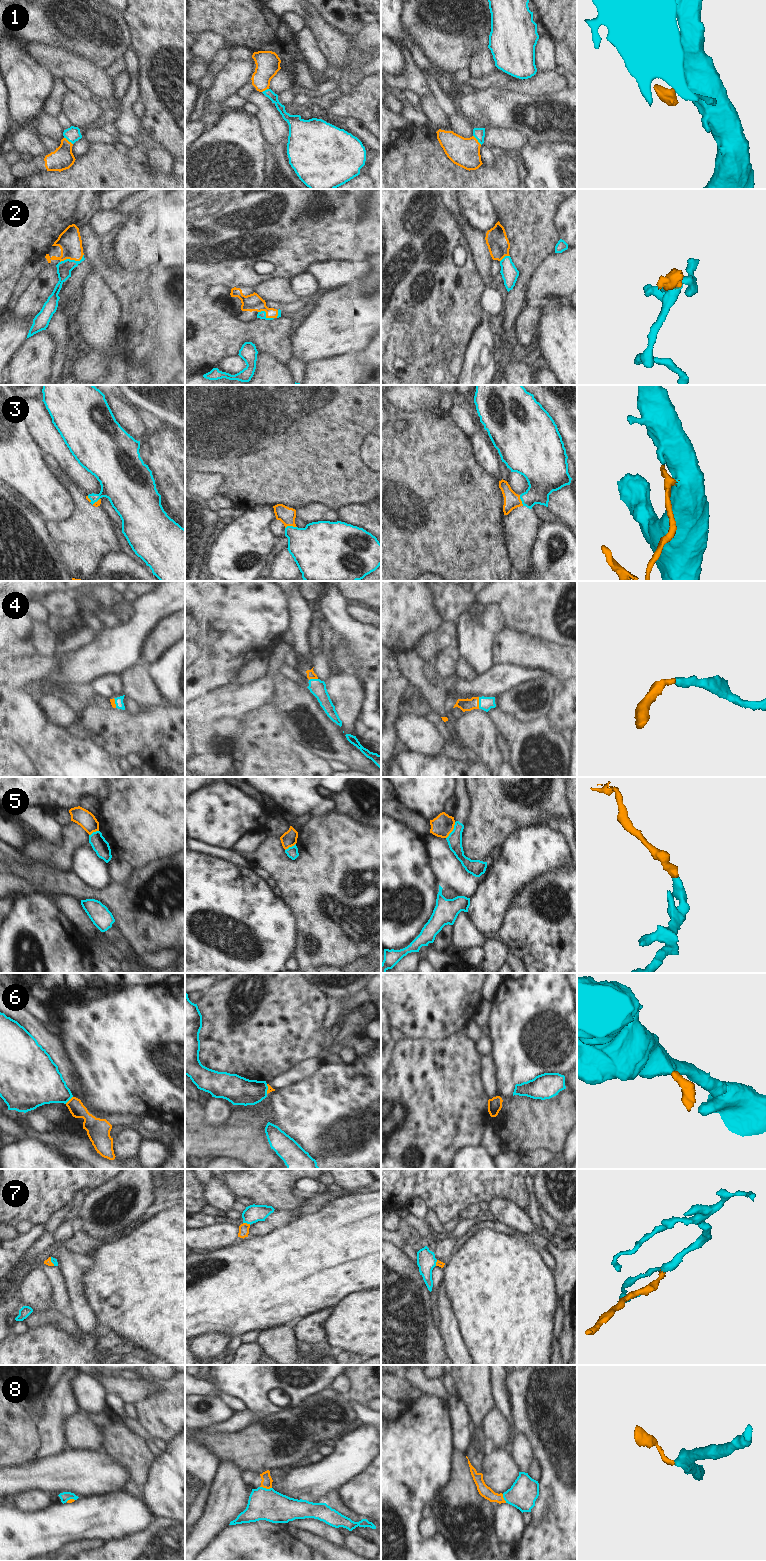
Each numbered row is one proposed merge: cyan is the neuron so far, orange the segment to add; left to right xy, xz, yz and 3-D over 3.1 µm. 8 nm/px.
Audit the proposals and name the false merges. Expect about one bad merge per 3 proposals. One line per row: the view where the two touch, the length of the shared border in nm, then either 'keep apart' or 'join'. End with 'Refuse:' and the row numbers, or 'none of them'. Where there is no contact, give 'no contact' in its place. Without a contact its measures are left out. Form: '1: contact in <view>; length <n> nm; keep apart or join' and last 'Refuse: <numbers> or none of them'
1: contact in yz; length 100 nm; join
2: contact in xy; length 200 nm; join
3: contact in xz; length 100 nm; join
4: contact in yz; length 90 nm; join
5: contact in yz; length 150 nm; keep apart
6: contact in xy; length 90 nm; keep apart
7: contact in xz; length 70 nm; join
8: contact in xz; length 100 nm; join
Refuse: 5, 6

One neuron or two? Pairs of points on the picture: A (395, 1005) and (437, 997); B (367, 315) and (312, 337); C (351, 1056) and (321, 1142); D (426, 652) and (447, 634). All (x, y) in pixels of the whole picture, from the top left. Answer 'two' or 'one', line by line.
A: one
B: one
C: two
D: one

